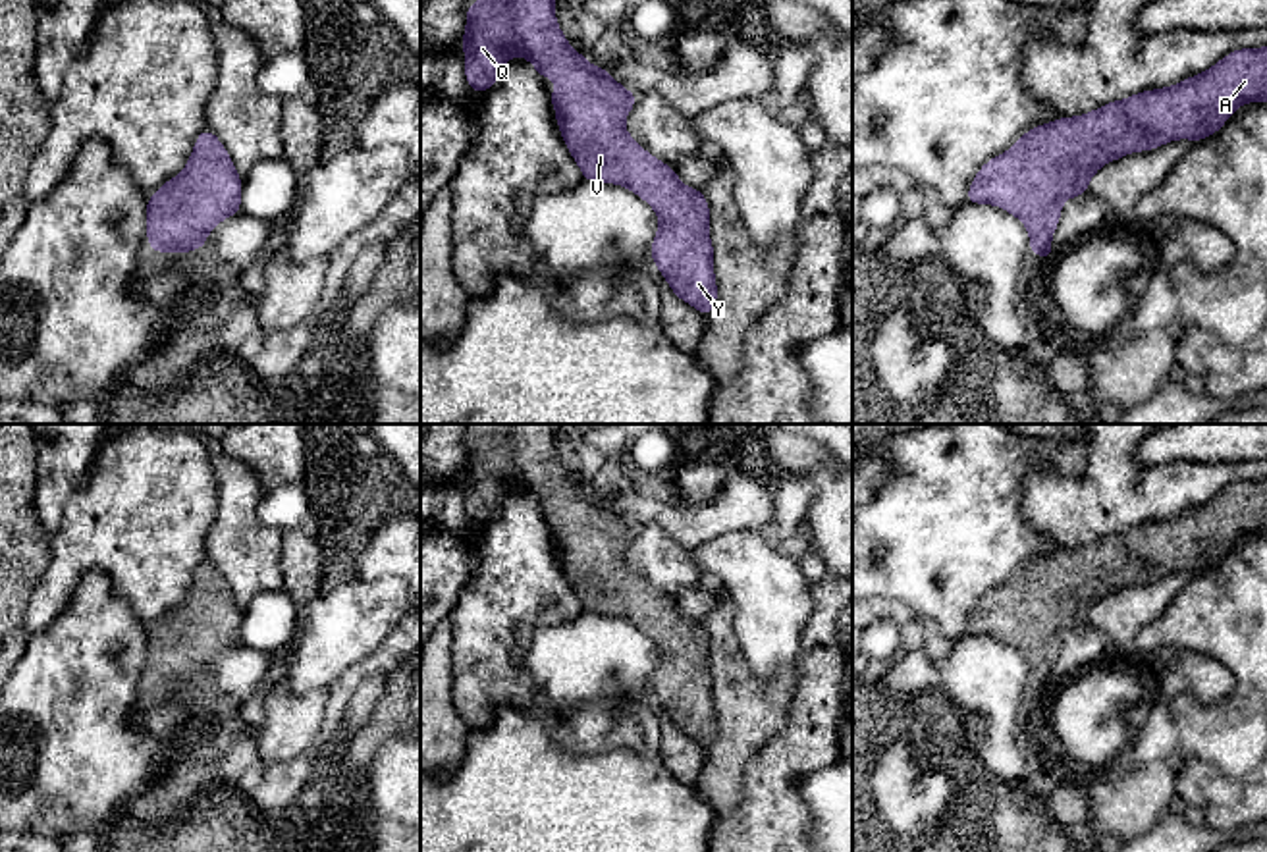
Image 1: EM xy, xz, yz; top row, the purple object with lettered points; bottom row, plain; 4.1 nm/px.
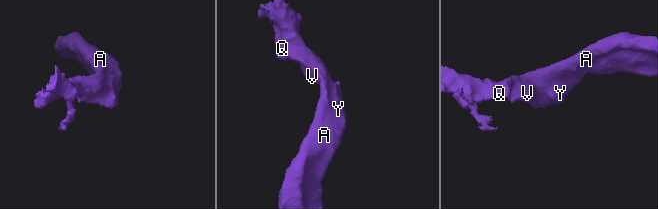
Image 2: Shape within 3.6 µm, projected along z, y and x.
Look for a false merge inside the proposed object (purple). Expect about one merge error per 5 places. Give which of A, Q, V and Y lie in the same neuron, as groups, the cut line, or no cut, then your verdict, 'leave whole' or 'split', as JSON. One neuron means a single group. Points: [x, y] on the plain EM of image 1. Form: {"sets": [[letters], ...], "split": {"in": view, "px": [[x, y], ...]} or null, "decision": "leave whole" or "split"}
{"sets": [["A", "Q", "V", "Y"]], "split": null, "decision": "leave whole"}

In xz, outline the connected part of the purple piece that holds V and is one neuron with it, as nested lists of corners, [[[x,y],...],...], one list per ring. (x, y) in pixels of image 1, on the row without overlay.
[[[480,424],[476,438],[465,438],[467,461],[465,509],[474,526],[492,520],[511,488],[525,488],[538,507],[553,509],[557,519],[548,526],[555,538],[559,565],[579,596],[584,613],[615,615],[644,630],[658,646],[658,665],[648,682],[671,723],[702,748],[715,740],[714,677],[710,673],[710,636],[700,621],[685,619],[675,599],[644,582],[625,561],[636,524],[619,517],[611,503],[588,495],[569,478],[555,451],[555,424]]]

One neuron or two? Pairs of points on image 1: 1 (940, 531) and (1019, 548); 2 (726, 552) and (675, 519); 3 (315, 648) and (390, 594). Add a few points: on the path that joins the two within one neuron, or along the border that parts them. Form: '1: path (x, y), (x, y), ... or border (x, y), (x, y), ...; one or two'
1: path (959, 532), (976, 540), (999, 542); one
2: border (754, 529), (733, 529), (689, 550); two
3: path (334, 637), (371, 604); one

